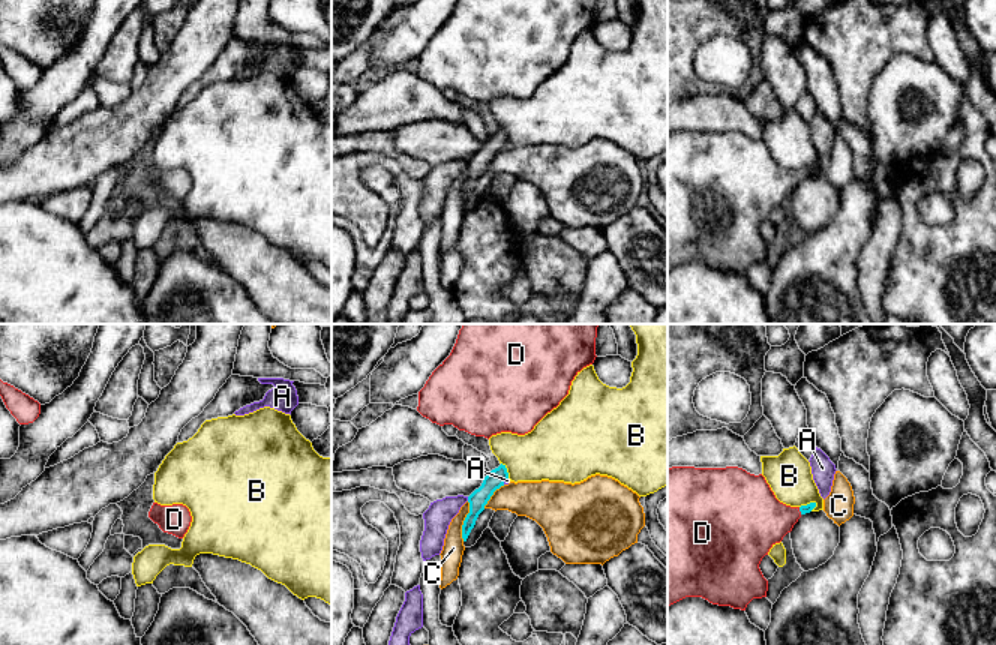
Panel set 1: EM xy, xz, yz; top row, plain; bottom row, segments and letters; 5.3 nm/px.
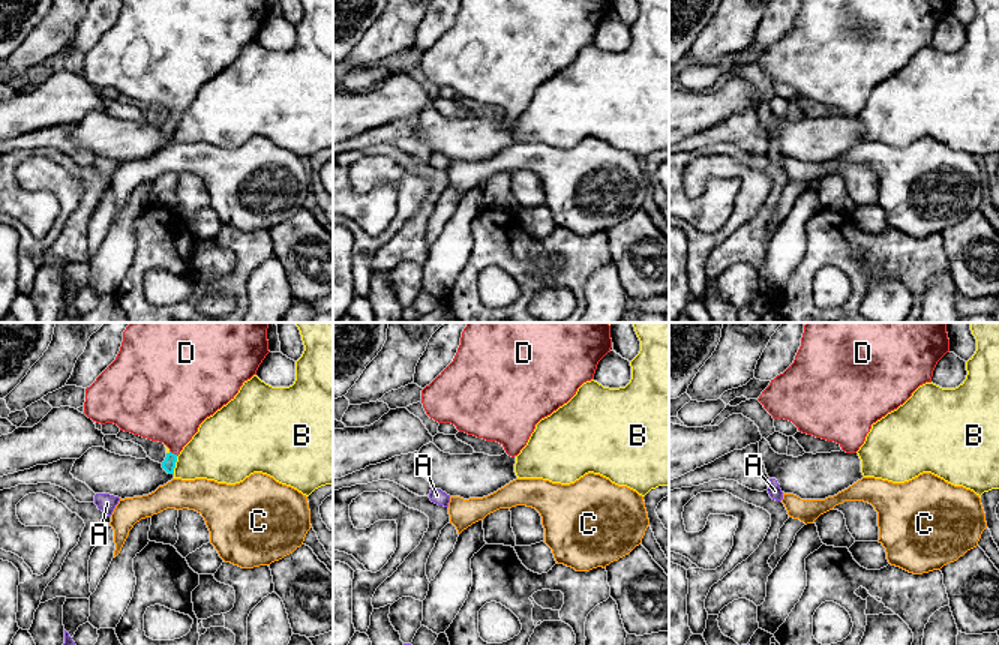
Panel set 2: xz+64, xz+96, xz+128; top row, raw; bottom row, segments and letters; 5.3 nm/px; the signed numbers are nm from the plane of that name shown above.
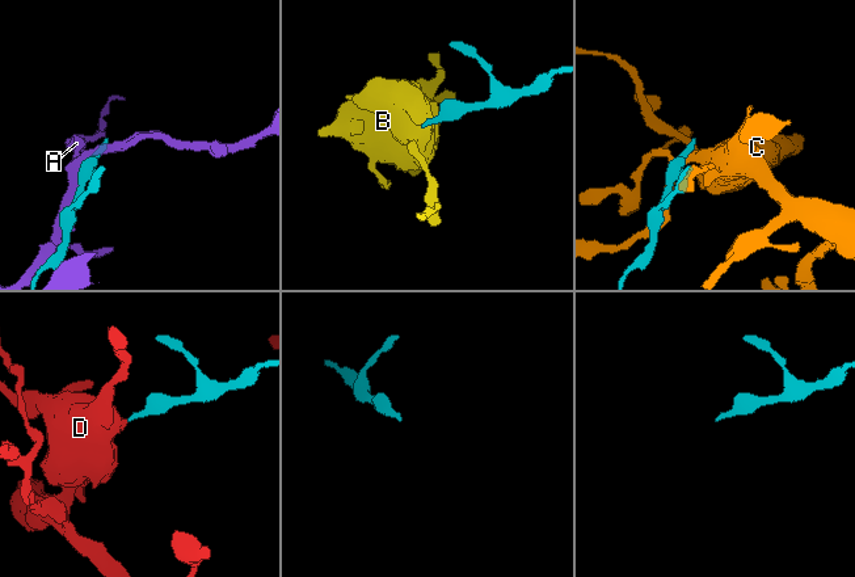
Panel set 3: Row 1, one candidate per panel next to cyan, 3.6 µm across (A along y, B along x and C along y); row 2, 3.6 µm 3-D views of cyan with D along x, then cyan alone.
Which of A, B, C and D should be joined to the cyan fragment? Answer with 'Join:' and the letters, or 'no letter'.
Join: D

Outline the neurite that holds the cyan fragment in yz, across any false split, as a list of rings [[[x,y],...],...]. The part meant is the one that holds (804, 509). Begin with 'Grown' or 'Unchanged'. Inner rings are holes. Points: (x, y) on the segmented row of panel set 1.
Grown. [[[738,466],[668,468],[668,606],[686,597],[702,597],[712,604],[746,610],[753,598],[766,597],[768,580],[759,568],[762,558],[814,507],[816,502],[801,507],[780,502],[762,474]]]

